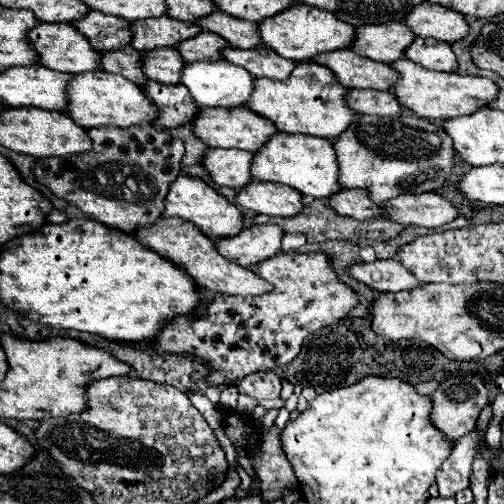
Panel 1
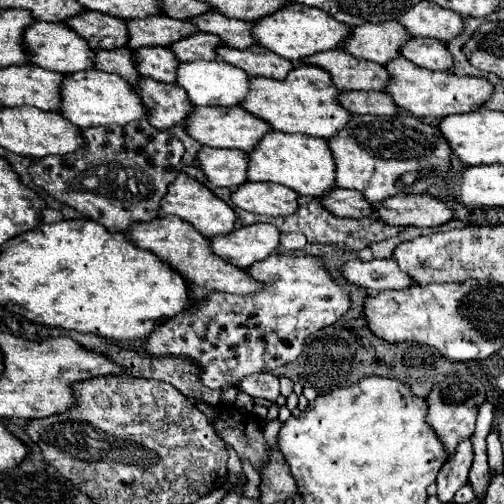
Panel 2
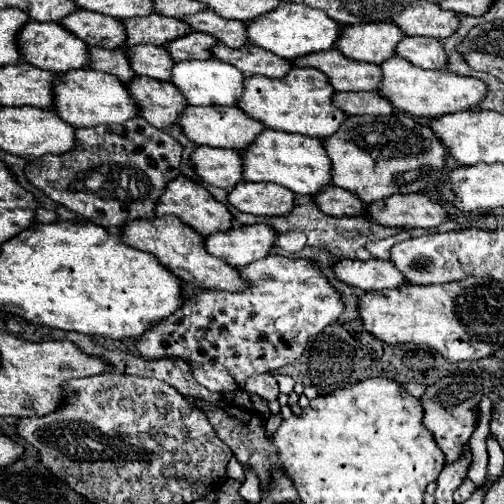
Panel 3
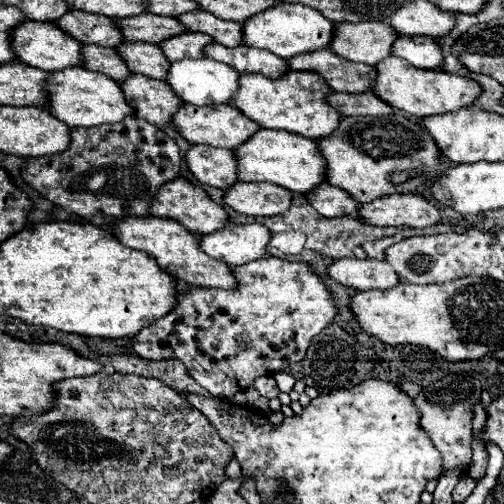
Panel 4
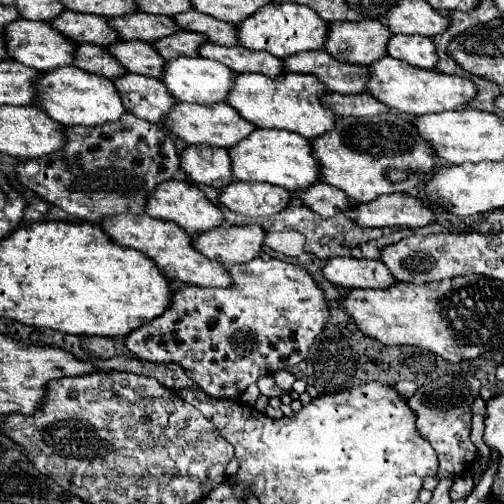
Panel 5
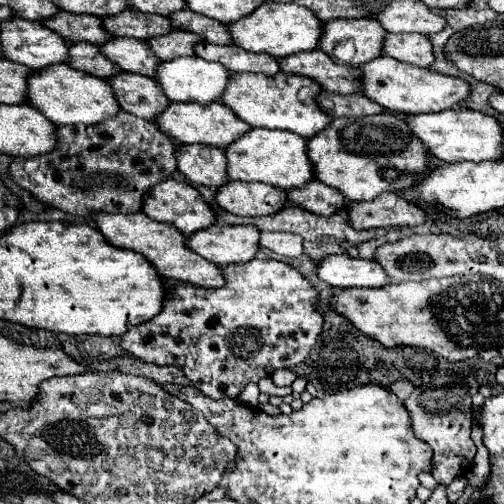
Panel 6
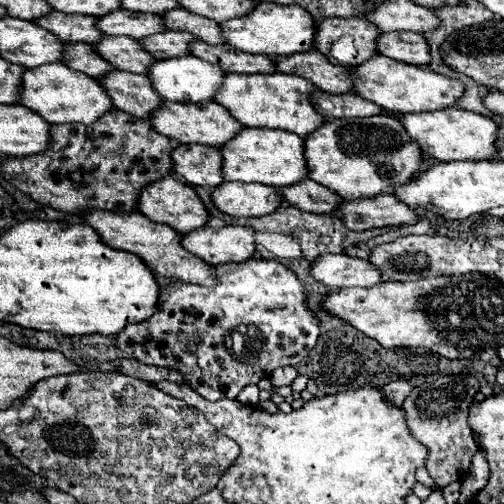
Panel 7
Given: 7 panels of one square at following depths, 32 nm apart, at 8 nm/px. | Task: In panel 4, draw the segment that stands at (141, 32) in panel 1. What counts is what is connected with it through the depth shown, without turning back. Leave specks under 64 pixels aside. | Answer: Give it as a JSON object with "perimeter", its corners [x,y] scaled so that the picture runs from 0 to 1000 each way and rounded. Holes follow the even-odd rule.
{"perimeter":[[[278,28],[262,36],[230,40],[238,60],[246,60],[246,79],[266,83],[294,83],[294,87],[317,87],[321,79],[333,79],[341,71],[357,71],[369,63],[365,48],[357,48],[349,36],[313,32],[313,28]]]}

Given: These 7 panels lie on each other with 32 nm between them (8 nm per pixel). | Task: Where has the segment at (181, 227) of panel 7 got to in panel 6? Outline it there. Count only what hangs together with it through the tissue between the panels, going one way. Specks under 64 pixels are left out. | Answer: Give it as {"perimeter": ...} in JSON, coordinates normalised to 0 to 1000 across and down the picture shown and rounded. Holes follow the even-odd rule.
{"perimeter":[[[333,353],[298,377],[298,385],[286,393],[286,425],[294,425],[302,437],[345,444],[369,468],[377,468],[393,456],[409,456],[409,452],[425,448],[433,437],[433,425],[409,405],[401,385],[385,369],[377,369],[373,361],[353,361],[345,353]]]}

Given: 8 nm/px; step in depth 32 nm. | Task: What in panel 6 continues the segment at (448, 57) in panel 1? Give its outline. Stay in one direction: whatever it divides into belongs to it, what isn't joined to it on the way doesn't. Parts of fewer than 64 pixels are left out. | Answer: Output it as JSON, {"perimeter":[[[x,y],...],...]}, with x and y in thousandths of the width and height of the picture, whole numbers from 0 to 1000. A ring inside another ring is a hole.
{"perimeter":[[[770,67],[762,79],[762,107],[833,135],[853,135],[861,119],[857,83],[849,71],[825,67]]]}

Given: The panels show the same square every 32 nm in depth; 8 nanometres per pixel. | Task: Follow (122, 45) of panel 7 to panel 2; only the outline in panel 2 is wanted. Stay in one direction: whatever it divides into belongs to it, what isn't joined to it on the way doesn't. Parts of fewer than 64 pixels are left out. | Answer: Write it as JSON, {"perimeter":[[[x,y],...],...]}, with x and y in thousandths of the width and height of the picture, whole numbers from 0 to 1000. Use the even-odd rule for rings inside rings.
{"perimeter":[[[310,91],[310,95],[270,99],[270,135],[290,155],[345,167],[353,131],[357,119],[349,119],[349,107],[337,95]]]}

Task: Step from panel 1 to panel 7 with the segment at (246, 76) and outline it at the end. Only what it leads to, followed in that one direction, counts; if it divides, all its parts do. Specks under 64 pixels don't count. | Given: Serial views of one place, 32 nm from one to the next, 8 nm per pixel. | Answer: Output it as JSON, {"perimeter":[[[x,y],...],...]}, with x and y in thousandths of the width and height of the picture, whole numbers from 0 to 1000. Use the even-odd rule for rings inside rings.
{"perimeter":[[[357,111],[341,119],[313,119],[294,155],[302,171],[325,190],[329,198],[345,202],[417,202],[421,190],[437,179],[437,167],[444,167],[444,139],[433,127],[413,127],[409,119],[397,119],[389,111]]]}

